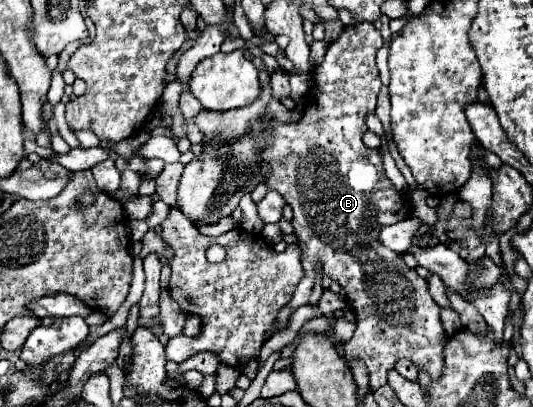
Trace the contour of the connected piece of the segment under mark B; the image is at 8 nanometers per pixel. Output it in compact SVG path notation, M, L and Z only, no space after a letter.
M364 22L358 26L346 26L344 32L338 36L338 40L328 46L324 62L312 74L312 84L306 96L304 114L300 122L296 124L274 122L272 128L268 130L268 146L262 150L262 158L270 166L270 176L266 180L268 188L276 190L286 200L286 204L290 204L294 210L292 226L294 226L294 234L302 244L302 266L306 272L306 276L296 286L290 304L286 304L282 312L278 312L278 324L274 332L284 330L294 310L308 304L310 290L314 286L314 266L316 262L322 262L324 274L328 274L344 288L348 306L356 312L356 330L352 340L344 344L344 358L348 362L364 360L370 374L372 390L386 384L388 370L392 370L392 366L402 358L414 362L420 372L428 372L432 382L436 382L444 370L444 346L446 346L446 332L442 328L438 314L440 306L428 294L428 282L420 278L412 268L408 268L402 262L400 254L386 250L378 242L378 230L384 224L396 224L412 214L406 194L398 192L392 186L392 182L386 178L380 152L366 148L362 142L362 136L368 130L364 116L368 112L374 112L376 96L382 86L374 62L376 52L382 44L384 40L374 24Z

